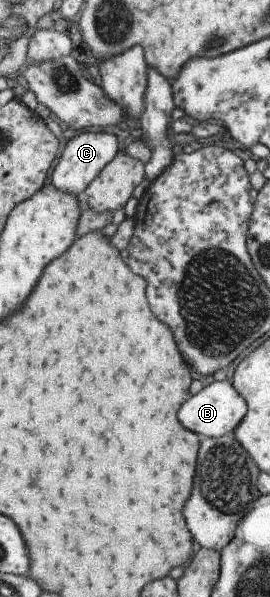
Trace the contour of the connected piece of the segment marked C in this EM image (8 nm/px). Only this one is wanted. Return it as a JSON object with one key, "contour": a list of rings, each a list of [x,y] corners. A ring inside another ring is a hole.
{"contour":[[[86,129],[78,133],[68,134],[68,140],[58,163],[55,163],[54,173],[51,175],[51,182],[60,191],[70,192],[75,196],[82,193],[85,187],[96,177],[96,174],[116,155],[118,141],[114,135],[108,133],[92,133]]]}

